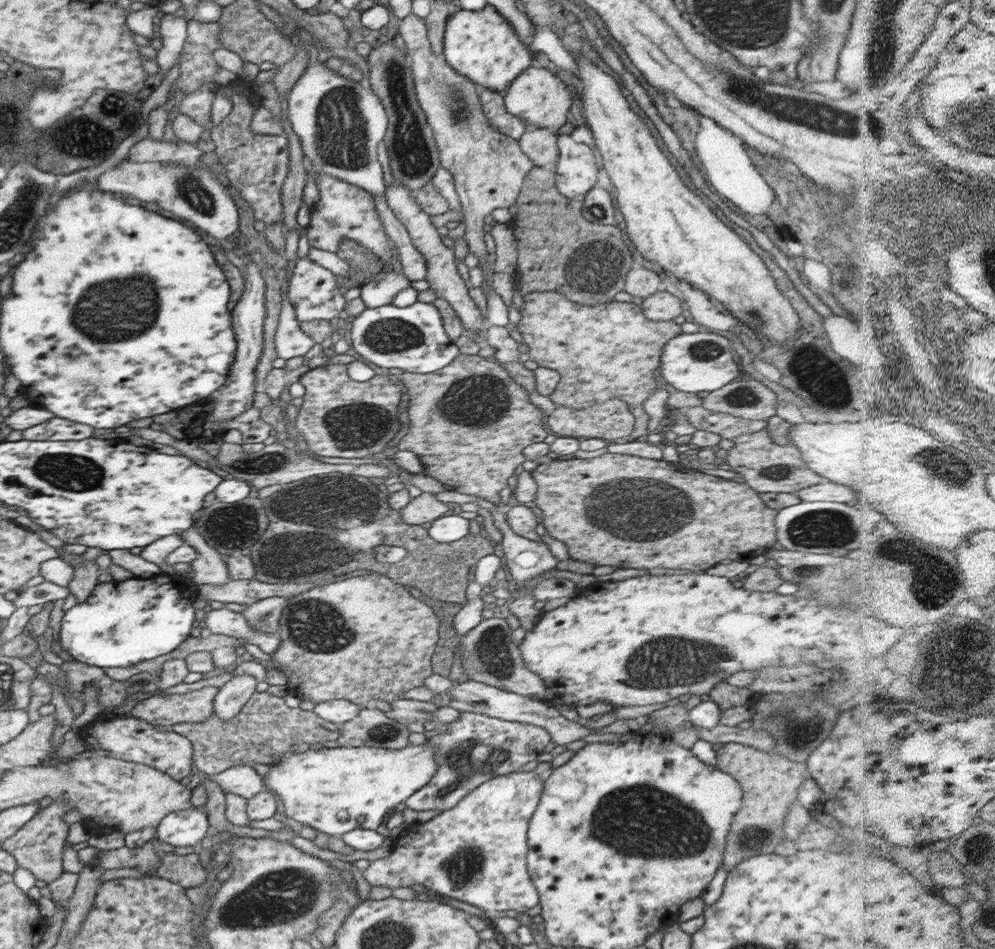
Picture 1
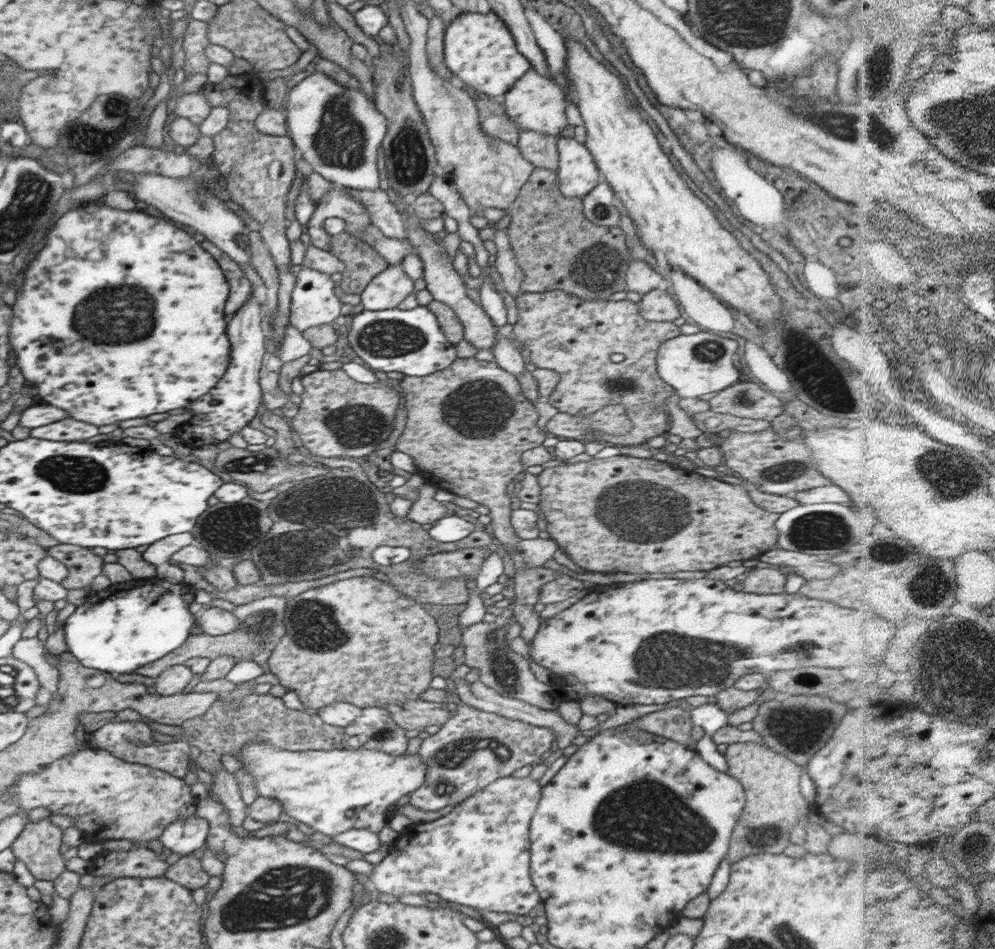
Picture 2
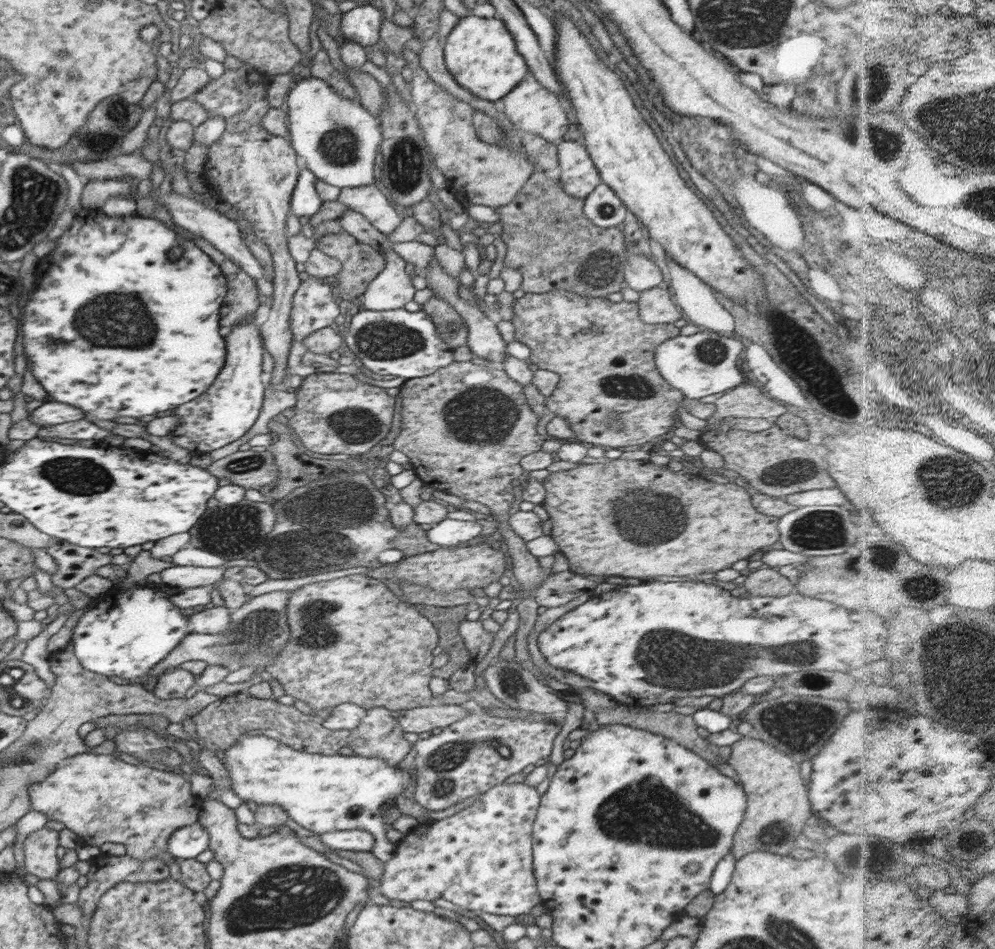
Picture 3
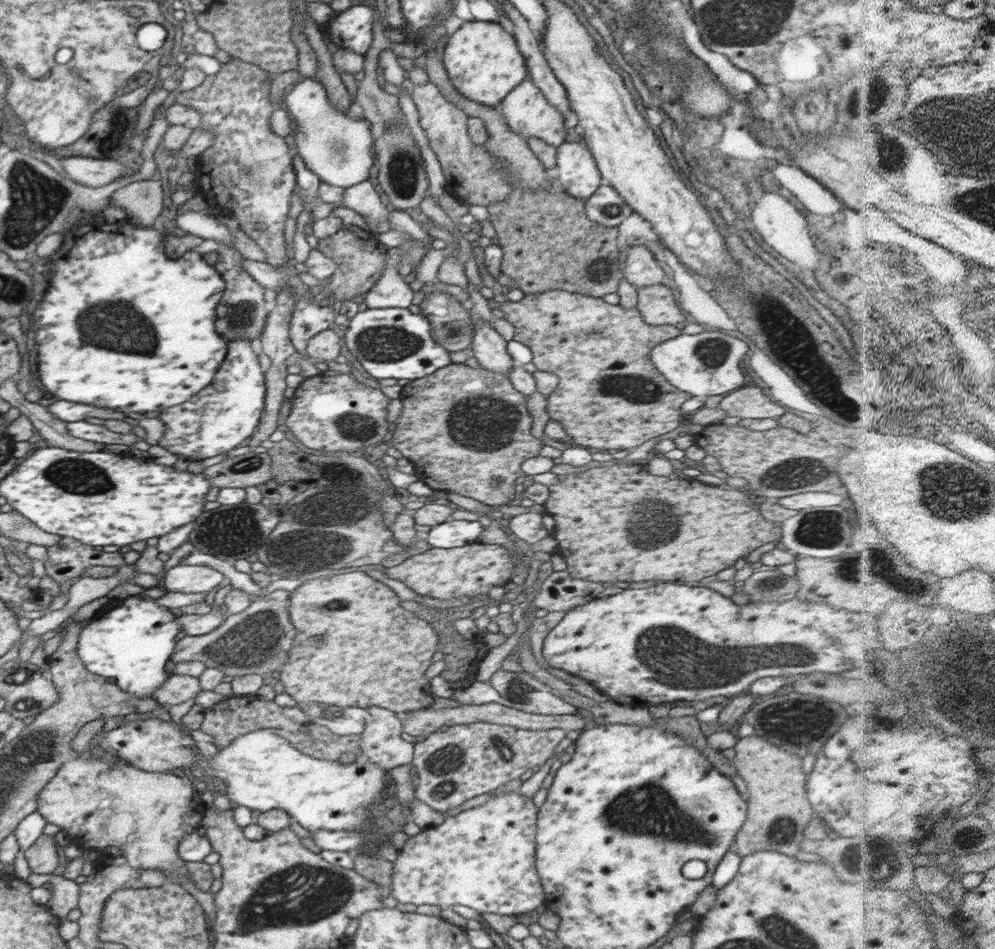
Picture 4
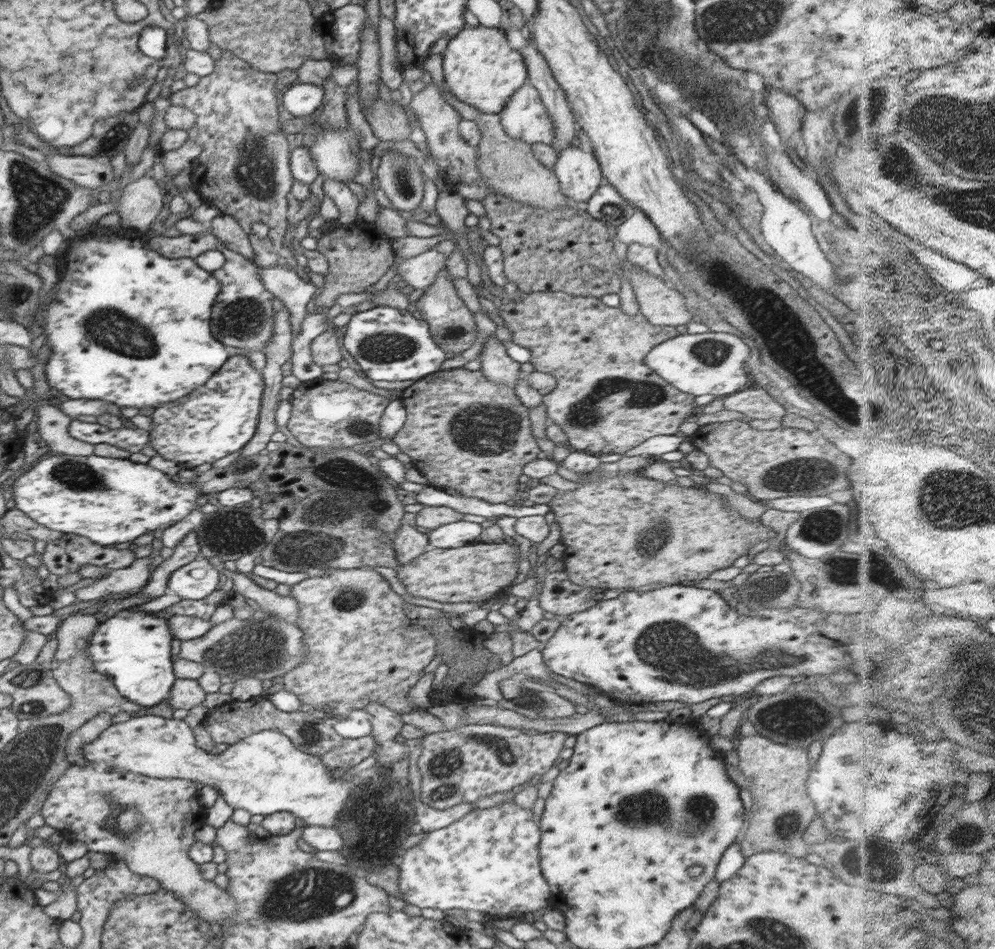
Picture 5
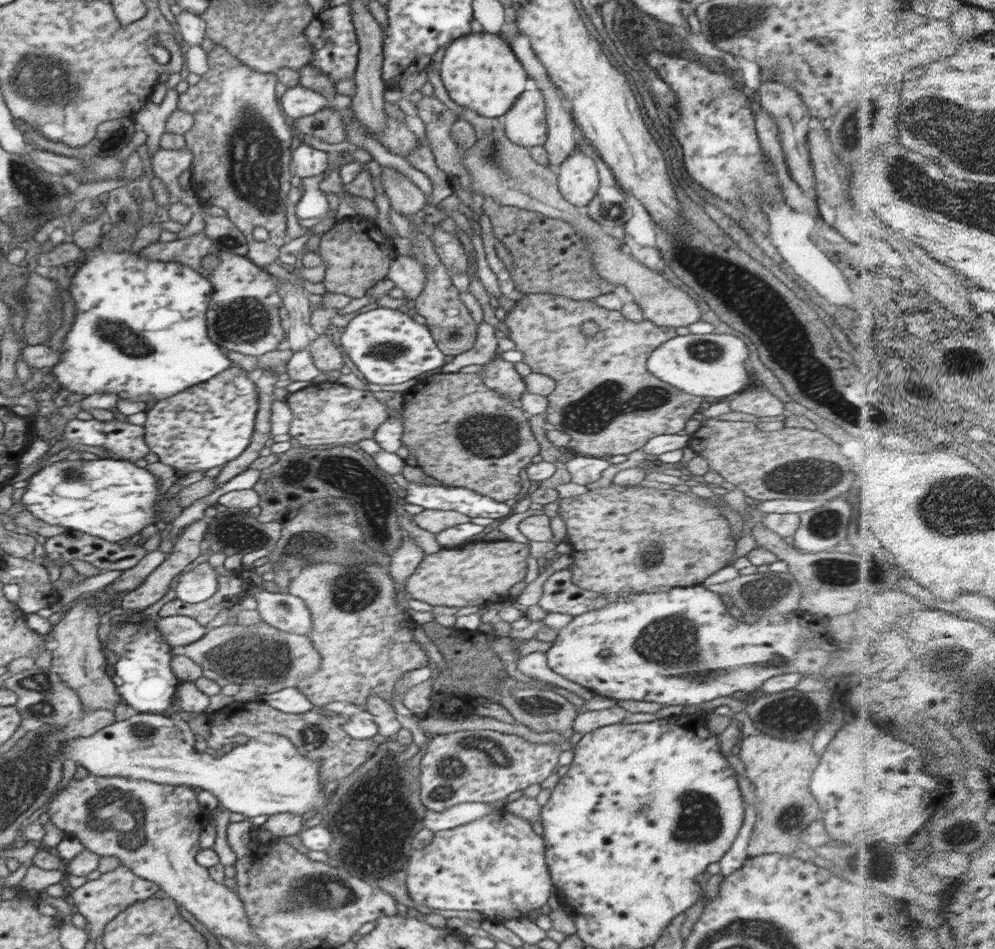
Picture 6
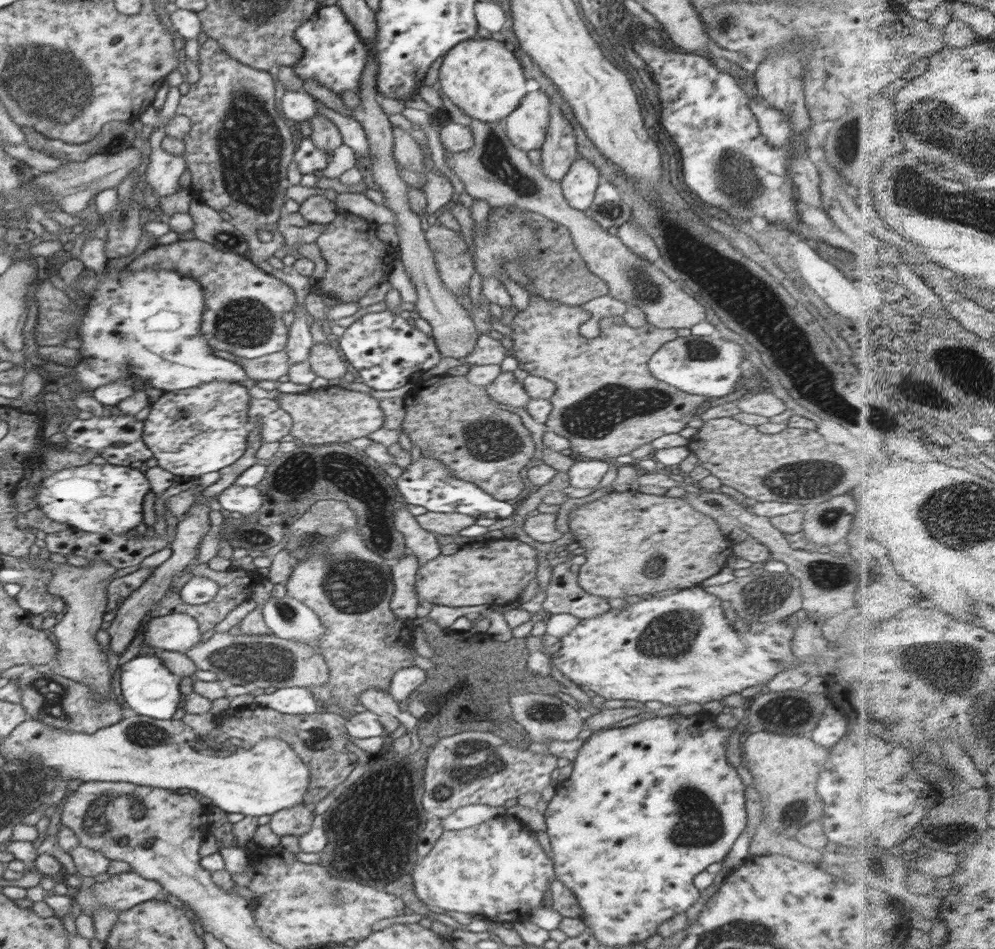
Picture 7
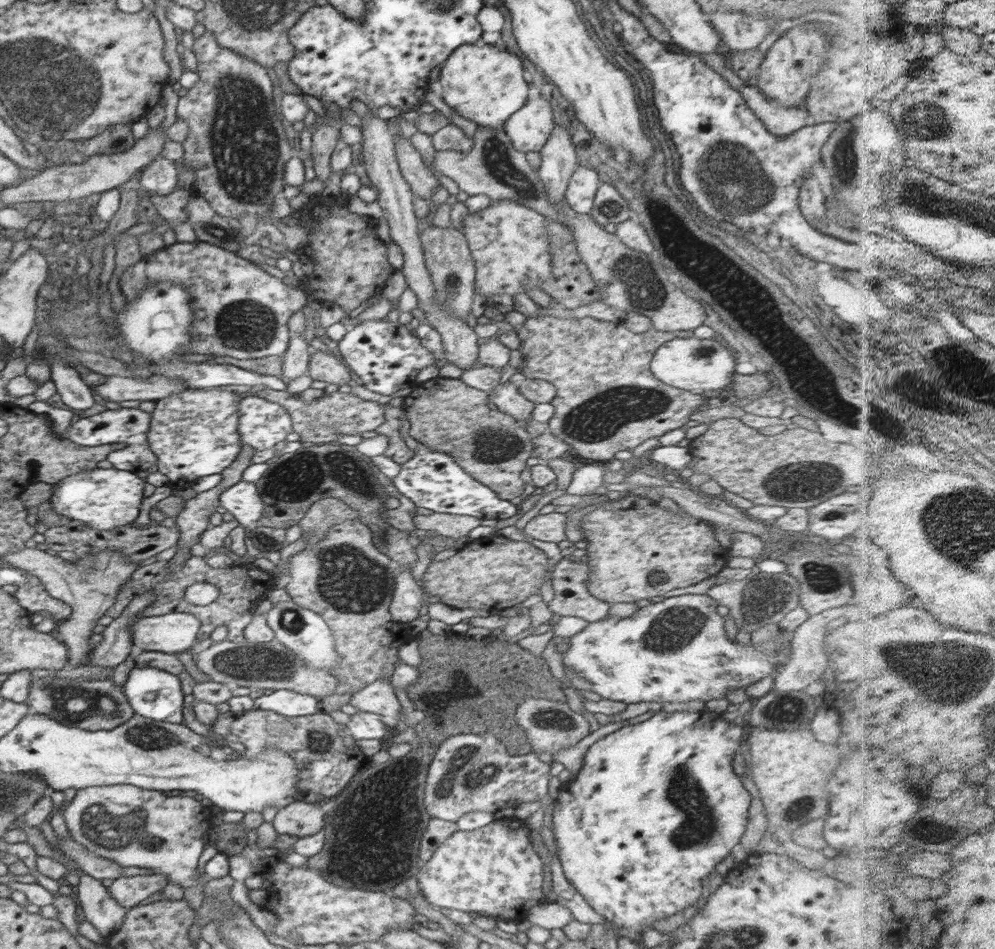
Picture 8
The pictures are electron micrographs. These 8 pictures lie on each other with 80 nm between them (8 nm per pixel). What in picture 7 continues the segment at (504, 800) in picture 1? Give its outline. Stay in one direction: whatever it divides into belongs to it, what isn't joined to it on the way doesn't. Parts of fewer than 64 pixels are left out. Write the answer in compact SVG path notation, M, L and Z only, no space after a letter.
M507 813L470 828L445 830L434 848L426 856L420 856L412 868L416 896L426 905L490 919L509 918L542 906L544 894L556 878L555 866L530 831L529 827Z

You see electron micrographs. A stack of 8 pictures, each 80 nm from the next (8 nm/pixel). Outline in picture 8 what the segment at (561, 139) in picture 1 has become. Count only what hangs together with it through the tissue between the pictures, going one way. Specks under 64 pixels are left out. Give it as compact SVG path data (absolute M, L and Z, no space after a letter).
M578 165L564 192L565 202L572 210L583 215L589 214L596 191L602 185L599 176L593 169L586 168L585 165Z

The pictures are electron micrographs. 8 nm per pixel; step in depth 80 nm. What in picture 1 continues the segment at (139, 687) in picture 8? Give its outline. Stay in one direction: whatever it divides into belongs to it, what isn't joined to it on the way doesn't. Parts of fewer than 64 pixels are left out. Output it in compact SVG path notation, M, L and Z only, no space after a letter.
M179 574L97 584L86 601L64 613L62 648L75 661L102 669L126 668L173 652L197 624L192 607L197 590L192 578Z

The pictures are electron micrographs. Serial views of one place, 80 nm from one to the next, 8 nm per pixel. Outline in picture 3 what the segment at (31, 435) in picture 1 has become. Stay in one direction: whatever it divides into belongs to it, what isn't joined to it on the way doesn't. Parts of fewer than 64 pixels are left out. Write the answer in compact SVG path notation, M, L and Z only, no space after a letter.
M76 420L76 422L68 421L60 424L41 427L37 432L38 438L47 436L56 438L73 438L74 440L100 440L106 436L112 436L108 430L88 422L88 420Z

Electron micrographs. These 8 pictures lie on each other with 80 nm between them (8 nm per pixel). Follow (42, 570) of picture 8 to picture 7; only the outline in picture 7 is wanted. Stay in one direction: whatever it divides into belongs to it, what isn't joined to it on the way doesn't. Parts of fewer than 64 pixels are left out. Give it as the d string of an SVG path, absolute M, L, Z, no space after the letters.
M28 554L22 557L28 565L48 572L47 592L54 598L62 599L67 610L58 619L58 623L49 631L58 651L53 664L53 671L66 681L76 681L88 685L97 701L111 698L112 687L110 666L107 663L107 654L96 641L96 632L100 630L105 607L108 603L107 587L110 585L117 569L110 566L106 560L92 560L87 566L76 567L67 564L54 564L49 559L47 562L40 560L40 556Z

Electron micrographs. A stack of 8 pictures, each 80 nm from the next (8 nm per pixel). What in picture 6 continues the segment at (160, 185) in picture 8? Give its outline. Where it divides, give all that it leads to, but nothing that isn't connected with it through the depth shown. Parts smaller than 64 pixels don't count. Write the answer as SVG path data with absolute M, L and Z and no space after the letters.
M159 146L152 156L152 171L159 178L168 192L180 192L180 175L189 170L193 162L193 154L184 147L182 150L166 150Z

